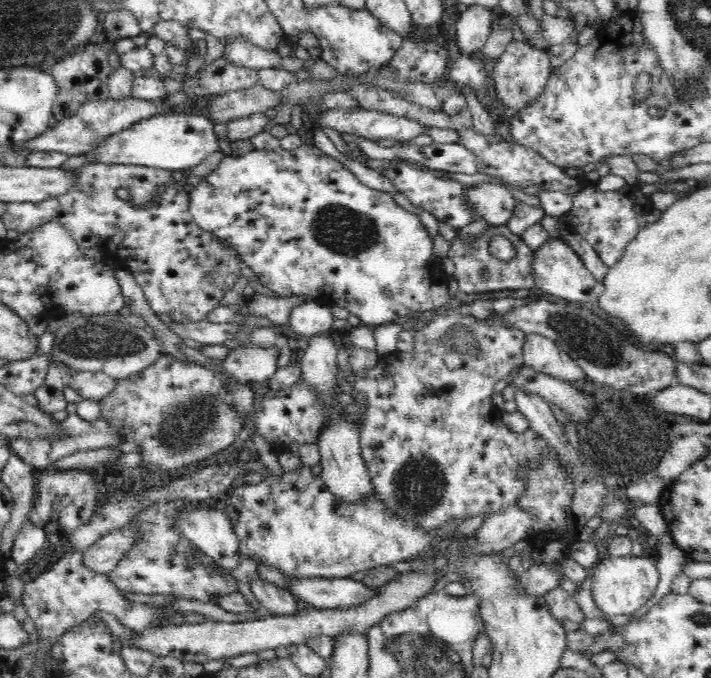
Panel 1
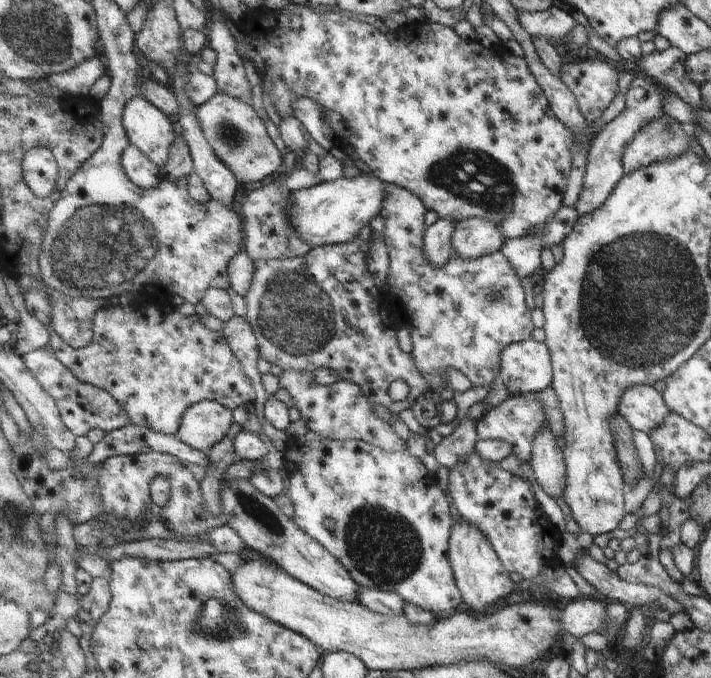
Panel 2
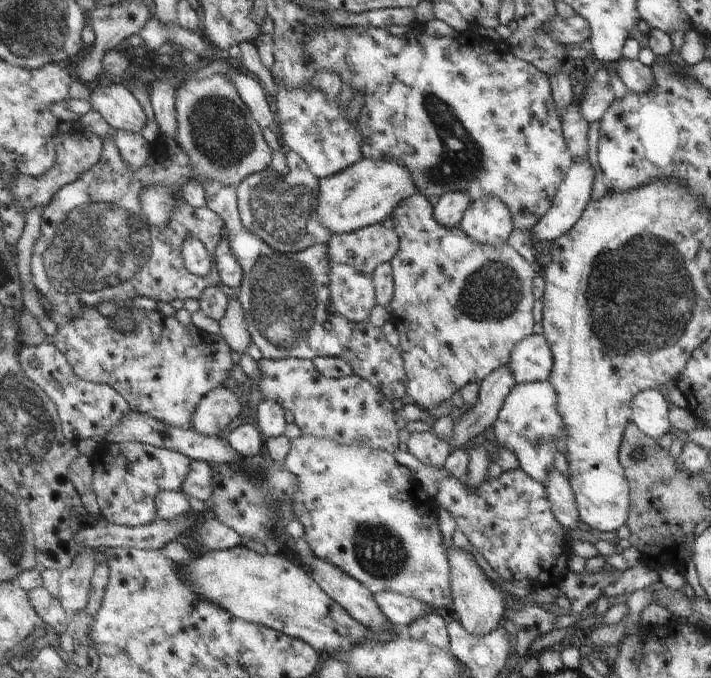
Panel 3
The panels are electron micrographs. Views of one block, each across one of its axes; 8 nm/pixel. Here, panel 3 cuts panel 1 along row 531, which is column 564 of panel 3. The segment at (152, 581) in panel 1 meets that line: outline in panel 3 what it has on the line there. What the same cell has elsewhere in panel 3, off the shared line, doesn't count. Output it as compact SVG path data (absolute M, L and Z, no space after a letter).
M417 24L406 34L399 36L393 36L393 34L389 34L389 30L376 27L363 29L357 27L321 28L308 35L306 41L308 42L308 55L312 58L310 66L313 66L313 69L337 71L344 82L350 83L352 92L363 94L364 104L357 126L364 136L365 159L396 161L407 167L412 172L417 187L420 188L420 193L426 198L429 196L441 198L443 194L450 191L464 191L473 202L485 195L495 195L508 204L512 211L515 227L519 229L533 229L545 217L545 214L552 210L561 182L564 181L565 174L572 167L573 158L564 144L560 112L556 110L549 76L538 70L533 64L517 58L505 42L484 40L472 28L463 33L458 32L457 36L433 37L426 34L425 24Z

